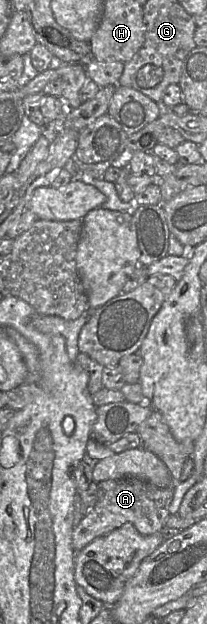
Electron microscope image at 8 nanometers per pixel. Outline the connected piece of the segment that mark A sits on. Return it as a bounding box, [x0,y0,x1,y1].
[72,478,174,554]

